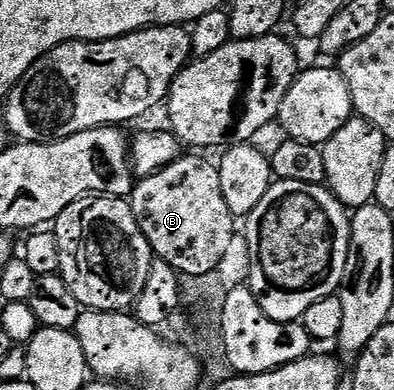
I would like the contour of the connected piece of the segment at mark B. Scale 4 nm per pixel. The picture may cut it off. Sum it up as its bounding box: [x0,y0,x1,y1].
[130,153,237,277]

